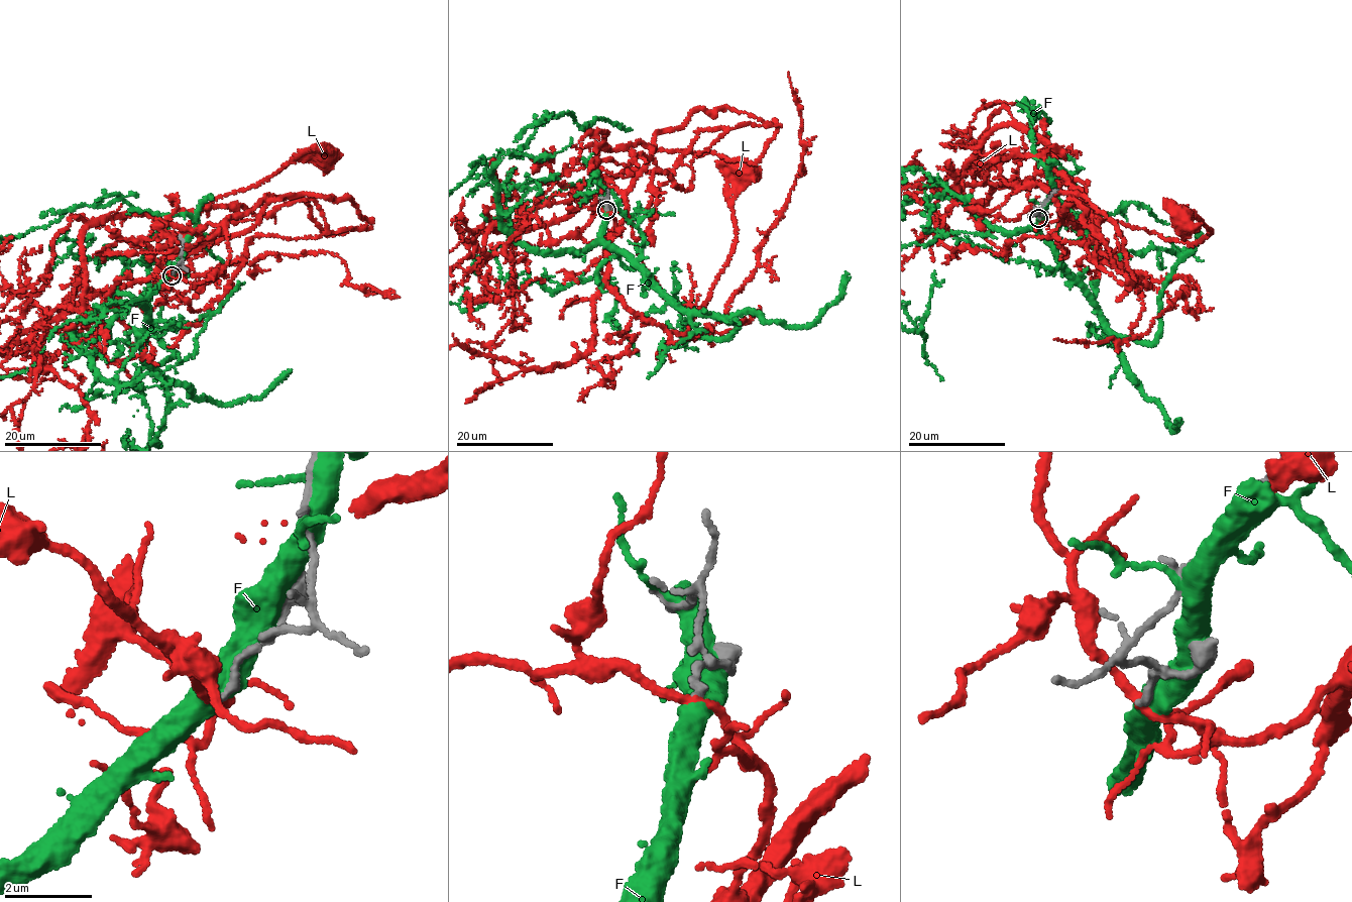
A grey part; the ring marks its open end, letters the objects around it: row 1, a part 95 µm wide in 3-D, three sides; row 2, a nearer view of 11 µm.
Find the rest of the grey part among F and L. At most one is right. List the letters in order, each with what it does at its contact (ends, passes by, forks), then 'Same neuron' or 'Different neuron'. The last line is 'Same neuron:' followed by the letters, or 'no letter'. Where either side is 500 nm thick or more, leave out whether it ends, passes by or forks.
F: Different neuron
L: It passes by. Different neuron
Same neuron: no letter

